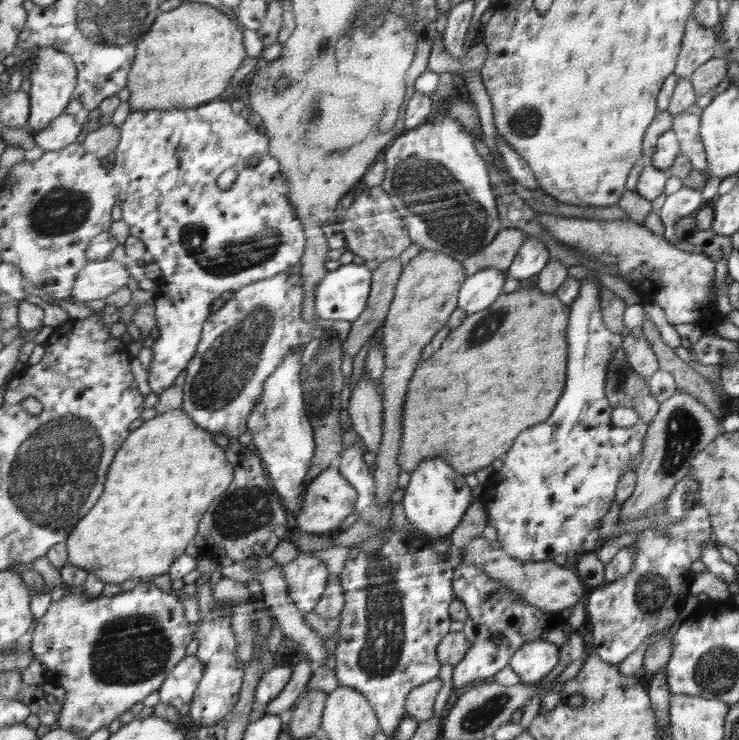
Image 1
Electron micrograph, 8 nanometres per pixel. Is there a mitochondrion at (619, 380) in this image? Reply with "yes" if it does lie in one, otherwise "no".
yes

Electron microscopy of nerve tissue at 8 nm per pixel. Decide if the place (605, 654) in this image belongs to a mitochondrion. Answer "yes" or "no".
no

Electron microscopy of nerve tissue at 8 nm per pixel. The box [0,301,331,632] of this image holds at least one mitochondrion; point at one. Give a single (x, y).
(56, 468)

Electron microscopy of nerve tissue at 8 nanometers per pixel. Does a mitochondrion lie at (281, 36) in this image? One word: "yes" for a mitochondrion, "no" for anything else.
no

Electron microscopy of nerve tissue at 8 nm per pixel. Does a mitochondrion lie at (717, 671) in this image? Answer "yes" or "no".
yes

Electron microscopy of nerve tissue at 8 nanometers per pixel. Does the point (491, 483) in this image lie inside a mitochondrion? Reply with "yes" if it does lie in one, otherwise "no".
no

